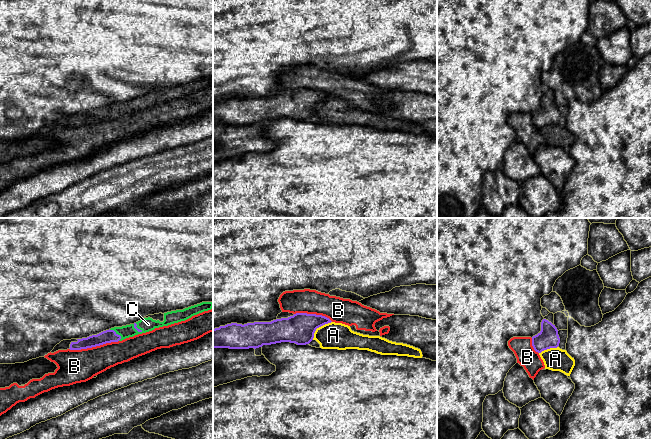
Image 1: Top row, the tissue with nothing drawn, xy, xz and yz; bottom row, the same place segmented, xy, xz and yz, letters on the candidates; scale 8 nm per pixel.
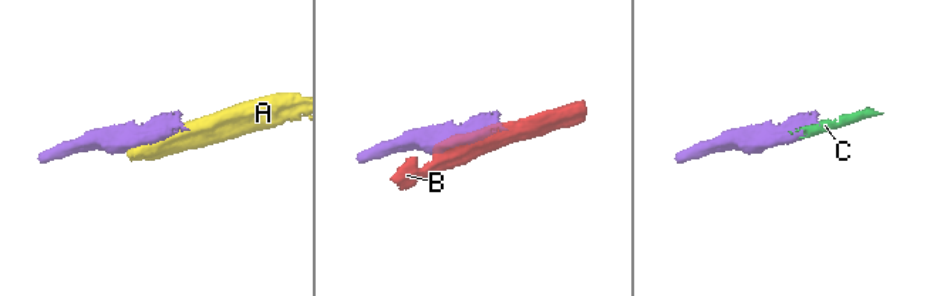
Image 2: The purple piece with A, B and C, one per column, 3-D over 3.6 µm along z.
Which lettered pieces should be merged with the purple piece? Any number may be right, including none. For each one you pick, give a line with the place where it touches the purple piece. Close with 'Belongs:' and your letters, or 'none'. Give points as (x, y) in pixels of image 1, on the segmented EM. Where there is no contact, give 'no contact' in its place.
C: contact xy (115, 332)
Belongs: C

